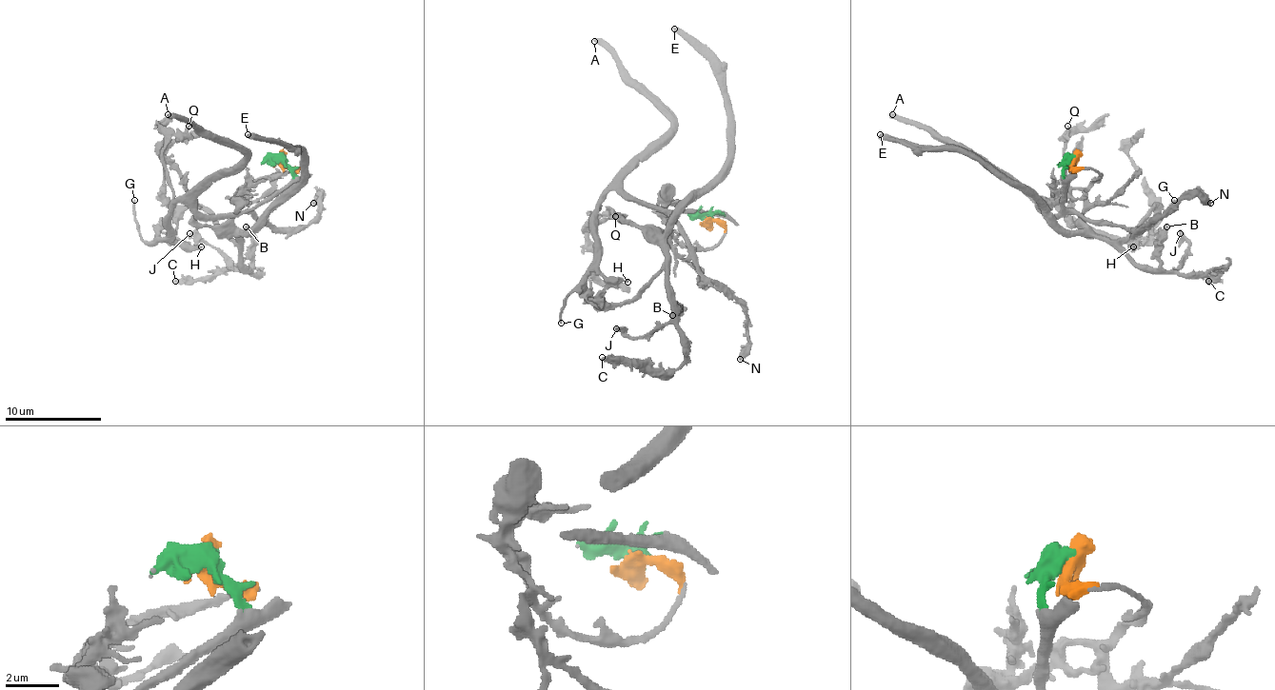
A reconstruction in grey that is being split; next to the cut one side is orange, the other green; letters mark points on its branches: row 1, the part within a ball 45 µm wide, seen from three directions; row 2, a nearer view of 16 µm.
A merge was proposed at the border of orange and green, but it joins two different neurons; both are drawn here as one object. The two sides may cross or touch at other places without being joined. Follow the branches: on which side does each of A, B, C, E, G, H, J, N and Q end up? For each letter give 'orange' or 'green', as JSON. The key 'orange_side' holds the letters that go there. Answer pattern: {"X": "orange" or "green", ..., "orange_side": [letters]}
{"A": "green", "B": "orange", "C": "orange", "E": "orange", "G": "green", "H": "green", "J": "orange", "N": "green", "Q": "green", "orange_side": ["B", "C", "E", "J"]}

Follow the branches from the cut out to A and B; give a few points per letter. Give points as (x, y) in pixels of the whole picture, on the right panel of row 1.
A: (1070, 158), (1064, 177), (1064, 208), (1056, 216), (1048, 216), (976, 155), (892, 114)
B: (1070, 158), (1075, 167), (1100, 175), (1087, 191), (1085, 223), (1138, 264), (1160, 264), (1160, 232), (1167, 226)

